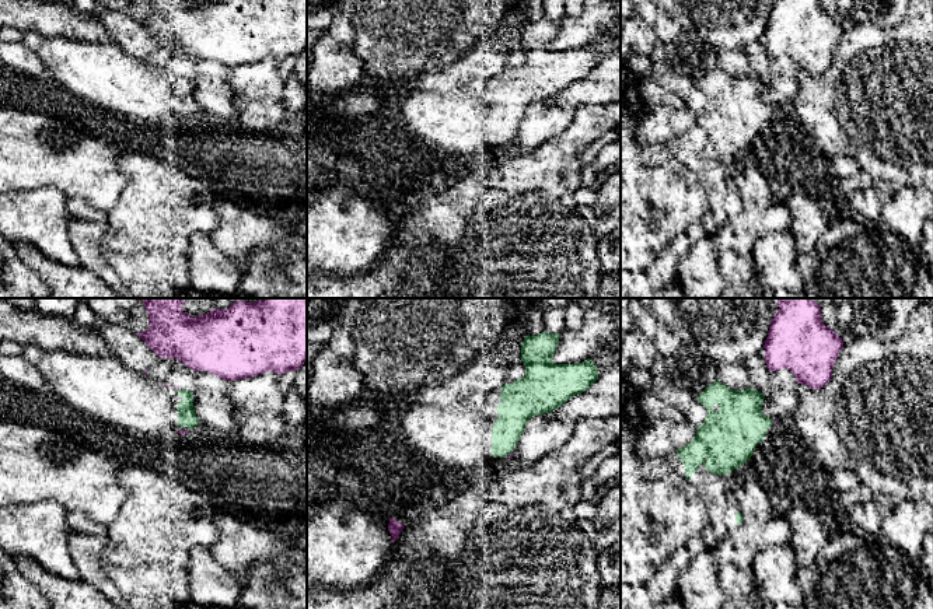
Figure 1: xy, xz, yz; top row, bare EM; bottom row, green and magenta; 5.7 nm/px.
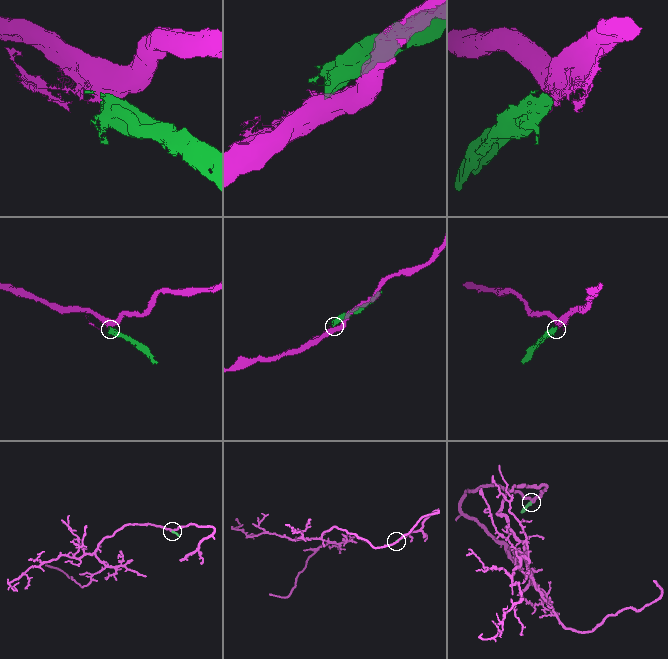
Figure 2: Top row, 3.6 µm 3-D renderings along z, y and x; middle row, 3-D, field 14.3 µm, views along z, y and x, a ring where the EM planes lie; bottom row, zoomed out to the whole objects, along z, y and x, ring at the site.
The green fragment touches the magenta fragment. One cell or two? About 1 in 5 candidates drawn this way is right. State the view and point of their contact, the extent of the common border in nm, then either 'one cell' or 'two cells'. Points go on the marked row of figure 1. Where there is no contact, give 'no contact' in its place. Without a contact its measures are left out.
xz (507, 454) | 70 nm | two cells

